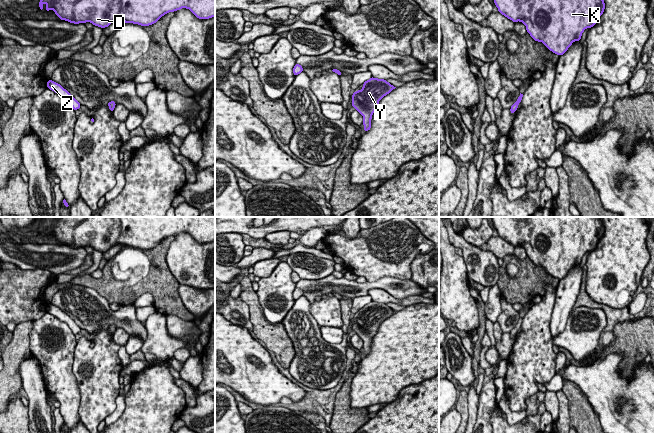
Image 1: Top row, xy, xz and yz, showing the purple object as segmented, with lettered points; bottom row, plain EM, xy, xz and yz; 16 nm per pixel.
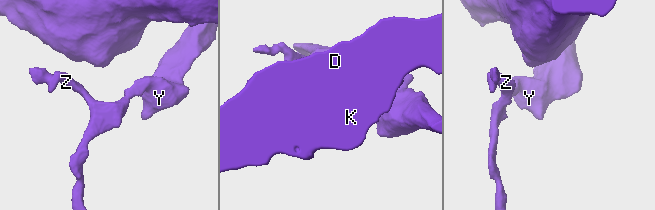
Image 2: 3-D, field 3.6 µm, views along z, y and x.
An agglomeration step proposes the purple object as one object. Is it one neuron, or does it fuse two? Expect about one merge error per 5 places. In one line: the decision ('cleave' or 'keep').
keep

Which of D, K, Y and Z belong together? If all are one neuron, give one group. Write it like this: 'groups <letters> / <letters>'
groups D K Y Z

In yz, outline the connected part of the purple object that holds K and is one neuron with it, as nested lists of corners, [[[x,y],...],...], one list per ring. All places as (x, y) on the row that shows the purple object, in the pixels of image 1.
[[[494,0],[494,3],[498,8],[498,12],[500,12],[508,19],[512,20],[514,23],[518,21],[522,22],[526,26],[527,32],[535,41],[542,42],[547,49],[559,56],[563,55],[573,42],[580,41],[584,30],[593,27],[596,24],[598,18],[603,14],[605,9],[604,0]]]

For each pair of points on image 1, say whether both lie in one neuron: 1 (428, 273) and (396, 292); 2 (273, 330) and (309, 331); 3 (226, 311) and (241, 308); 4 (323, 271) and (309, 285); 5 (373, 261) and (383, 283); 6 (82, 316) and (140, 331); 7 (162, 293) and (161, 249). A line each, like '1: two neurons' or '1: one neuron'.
1: two neurons
2: two neurons
3: one neuron
4: two neurons
5: two neurons
6: one neuron
7: one neuron

